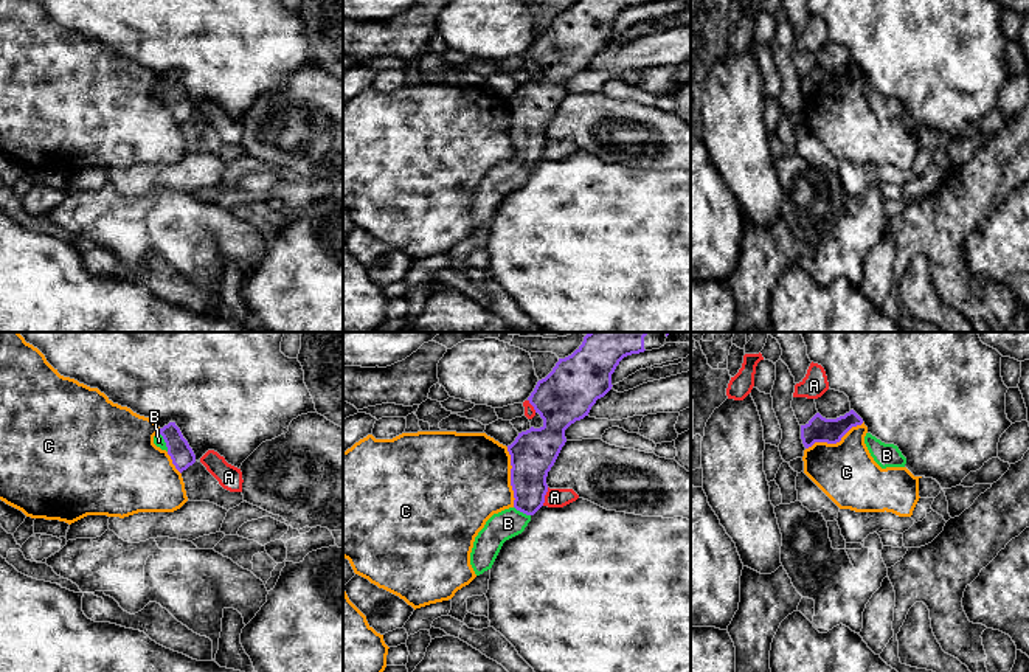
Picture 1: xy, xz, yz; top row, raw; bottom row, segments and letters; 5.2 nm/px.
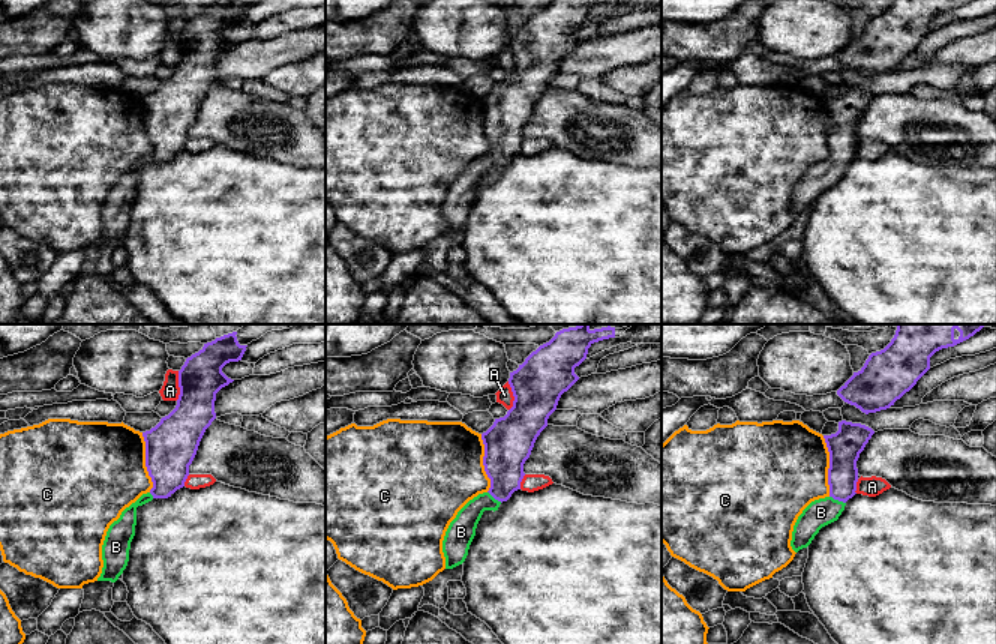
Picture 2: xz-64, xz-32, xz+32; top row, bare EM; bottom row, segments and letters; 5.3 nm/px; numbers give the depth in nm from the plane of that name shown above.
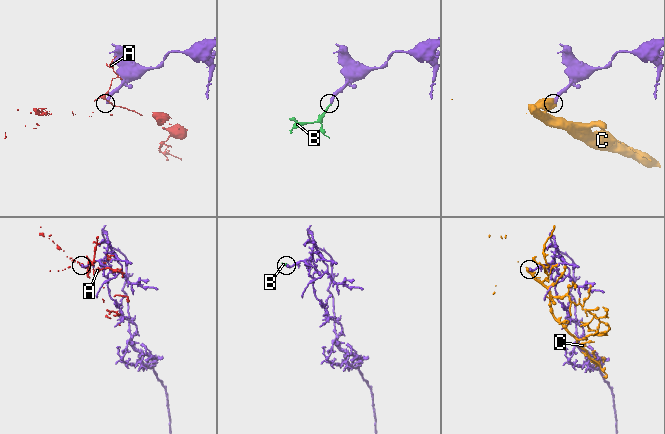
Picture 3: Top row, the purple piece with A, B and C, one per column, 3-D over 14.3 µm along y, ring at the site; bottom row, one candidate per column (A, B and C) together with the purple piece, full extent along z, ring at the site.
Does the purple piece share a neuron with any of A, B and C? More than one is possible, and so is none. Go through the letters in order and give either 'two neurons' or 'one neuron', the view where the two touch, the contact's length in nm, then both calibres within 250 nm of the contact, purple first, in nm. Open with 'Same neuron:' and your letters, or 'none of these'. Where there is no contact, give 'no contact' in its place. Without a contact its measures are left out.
Same neuron: B
A: two neurons; meets purple in xz; contact 100 nm long; 240 nm thick on the purple side, 100 nm on the other
B: one neuron; meets purple in xy; contact 110 nm long; 120 nm thick on the purple side, 60 nm on the other
C: two neurons; meets purple in xz; contact 320 nm long; 240 nm thick on the purple side, 480 nm on the other

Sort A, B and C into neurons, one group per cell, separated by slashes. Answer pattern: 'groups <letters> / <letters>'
groups A / B / C

